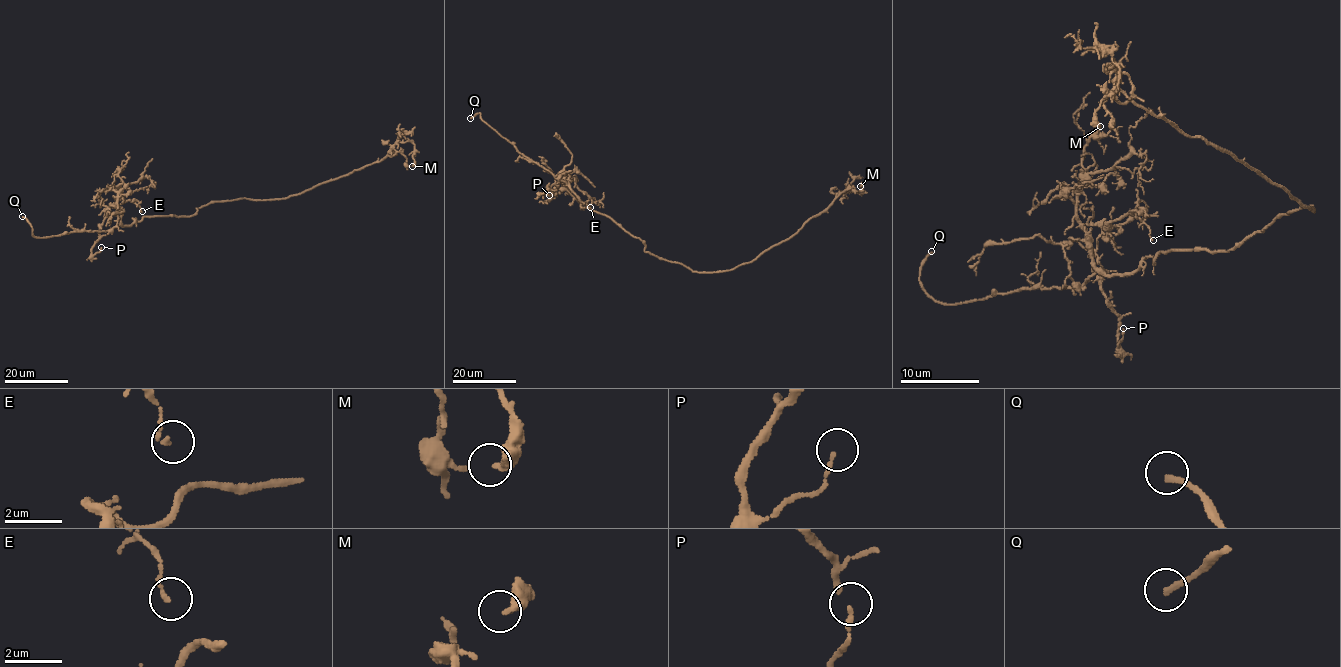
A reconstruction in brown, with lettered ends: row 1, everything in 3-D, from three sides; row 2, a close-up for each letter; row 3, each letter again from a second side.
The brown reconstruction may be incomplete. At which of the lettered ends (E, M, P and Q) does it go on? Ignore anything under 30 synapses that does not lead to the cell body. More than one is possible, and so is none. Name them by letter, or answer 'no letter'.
Q

